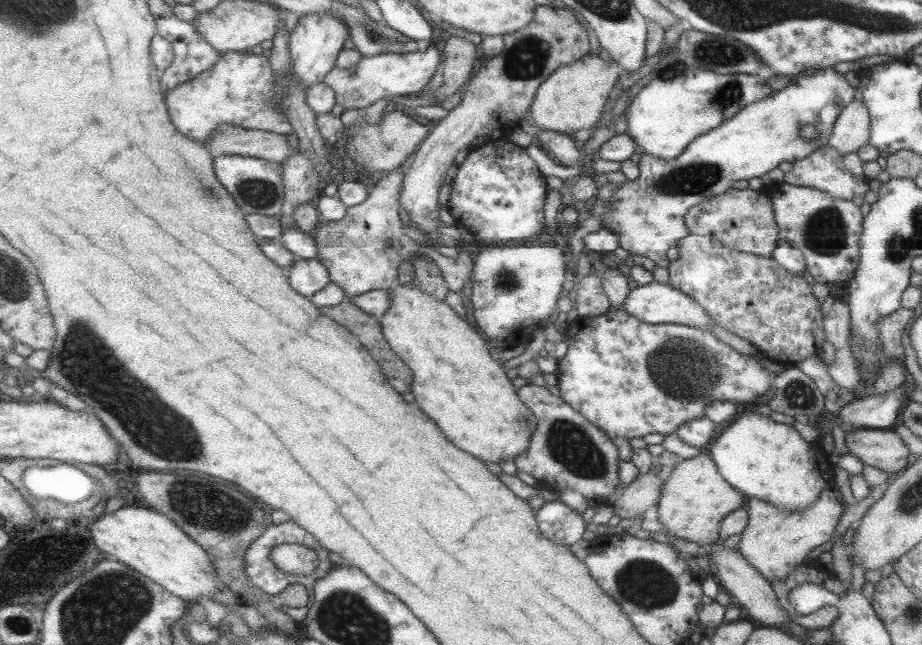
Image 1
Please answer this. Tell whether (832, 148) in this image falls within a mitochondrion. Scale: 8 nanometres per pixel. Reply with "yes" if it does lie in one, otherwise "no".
no

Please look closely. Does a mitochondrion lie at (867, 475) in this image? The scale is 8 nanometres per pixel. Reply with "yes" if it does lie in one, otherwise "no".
no

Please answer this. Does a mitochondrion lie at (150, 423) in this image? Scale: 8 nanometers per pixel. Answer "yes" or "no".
yes

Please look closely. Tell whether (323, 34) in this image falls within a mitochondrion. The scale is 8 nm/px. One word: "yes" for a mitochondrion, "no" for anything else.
no

